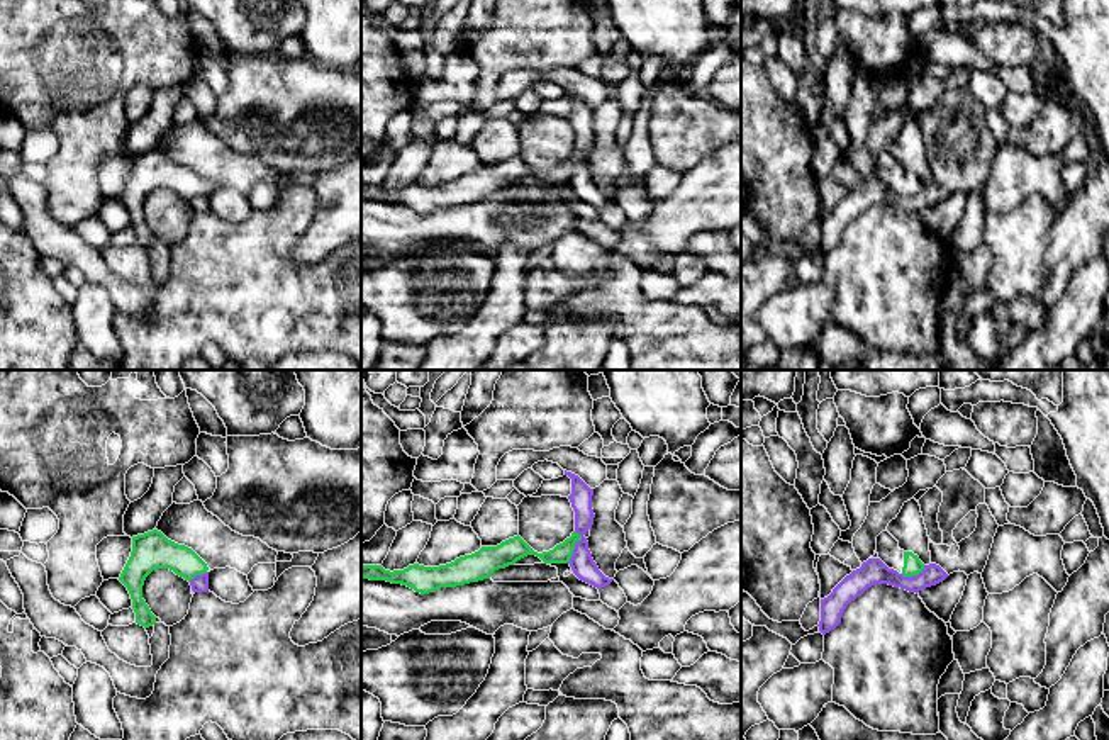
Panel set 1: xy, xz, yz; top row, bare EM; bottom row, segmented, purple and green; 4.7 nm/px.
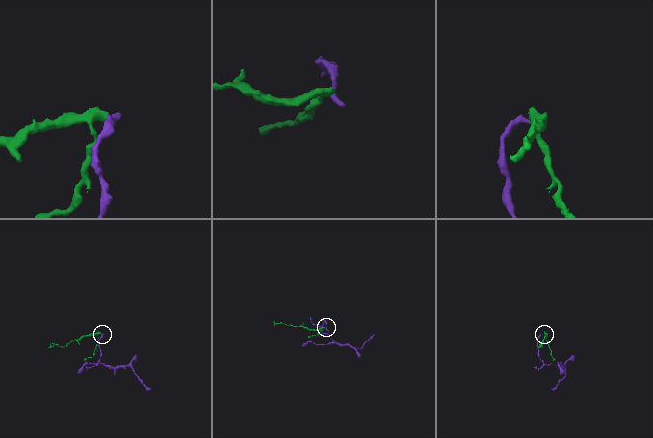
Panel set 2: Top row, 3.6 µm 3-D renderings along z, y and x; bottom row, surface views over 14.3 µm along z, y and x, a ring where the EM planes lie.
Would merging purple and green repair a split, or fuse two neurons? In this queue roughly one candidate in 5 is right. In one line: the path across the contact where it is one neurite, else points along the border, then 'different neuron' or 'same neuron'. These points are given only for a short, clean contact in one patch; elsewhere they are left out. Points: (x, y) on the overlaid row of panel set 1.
along xz (577, 532), (580, 538), (567, 562) | different neuron

